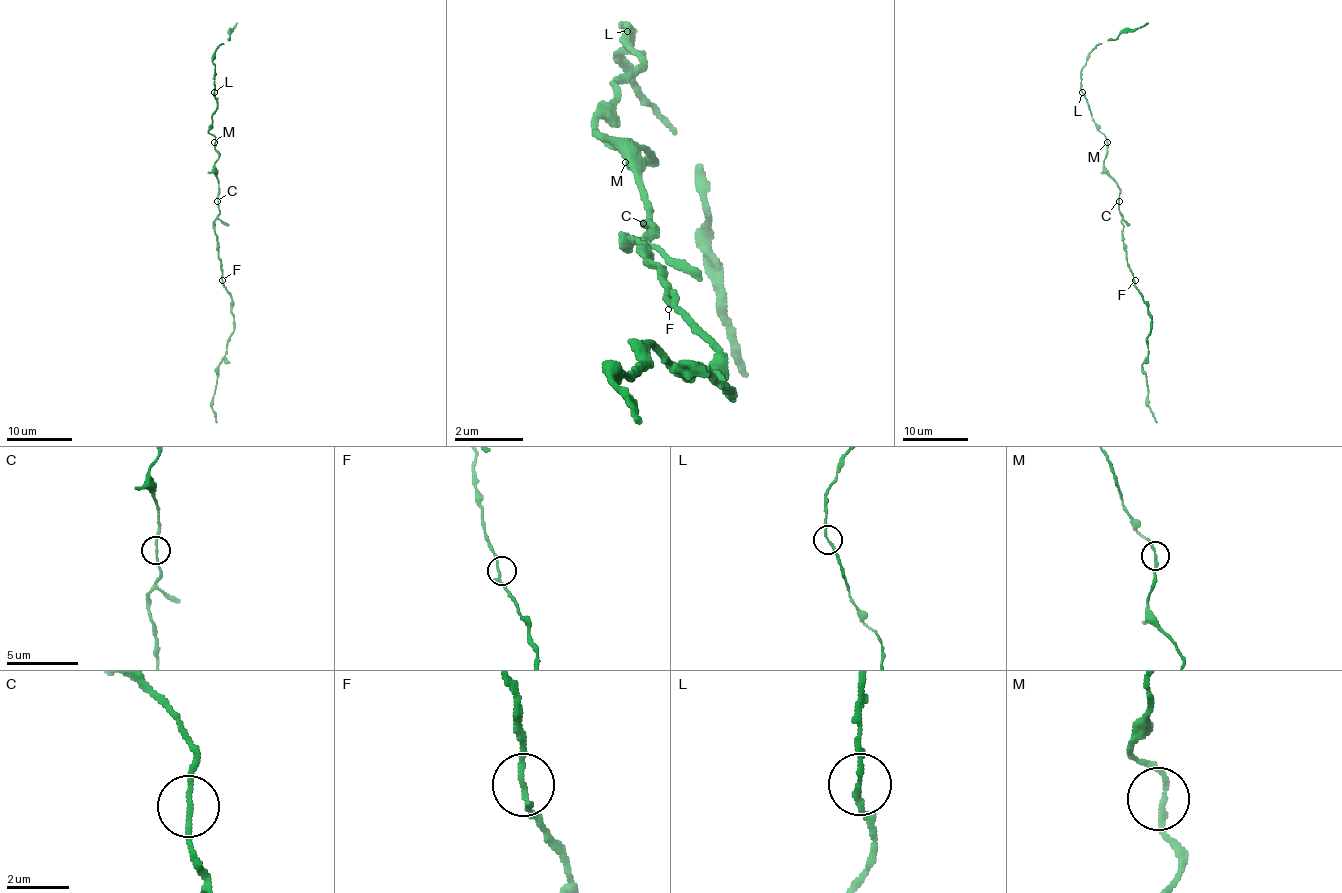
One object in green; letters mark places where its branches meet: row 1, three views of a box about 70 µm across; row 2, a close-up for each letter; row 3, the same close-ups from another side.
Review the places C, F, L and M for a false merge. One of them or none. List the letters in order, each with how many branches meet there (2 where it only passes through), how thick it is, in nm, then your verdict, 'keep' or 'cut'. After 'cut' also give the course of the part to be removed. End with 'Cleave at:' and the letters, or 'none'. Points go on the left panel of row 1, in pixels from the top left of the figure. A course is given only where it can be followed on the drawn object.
C: 2 | 140 nm | keep
F: 2 | 170 nm | keep
L: 2 | 160 nm | keep
M: 2 | 160 nm | keep
Cleave at: none

